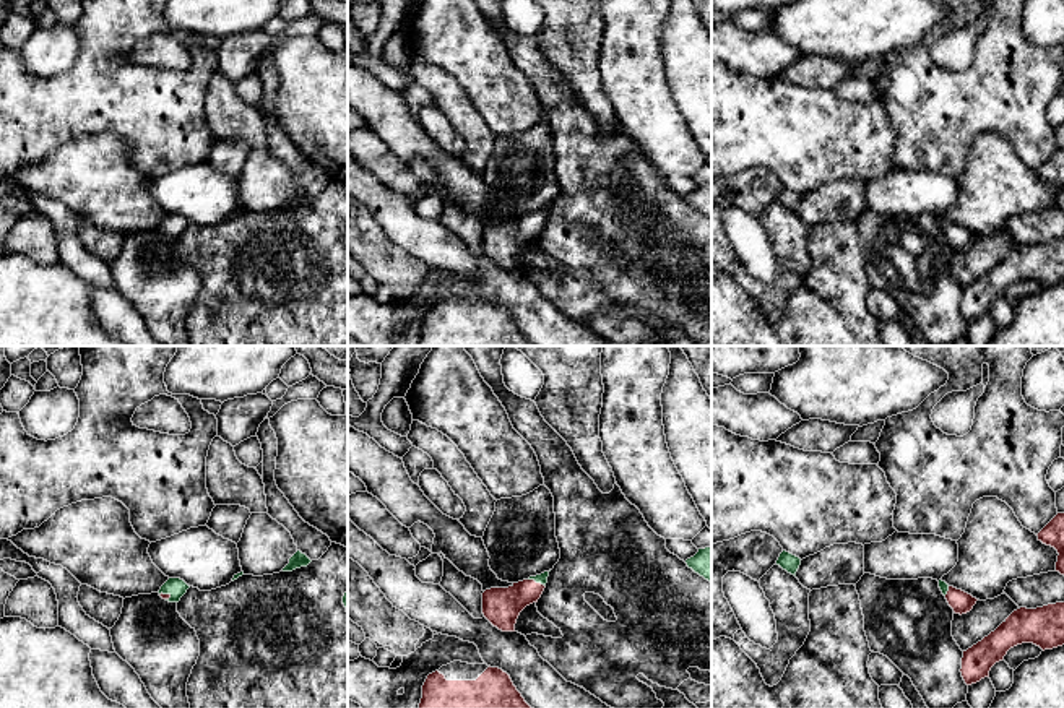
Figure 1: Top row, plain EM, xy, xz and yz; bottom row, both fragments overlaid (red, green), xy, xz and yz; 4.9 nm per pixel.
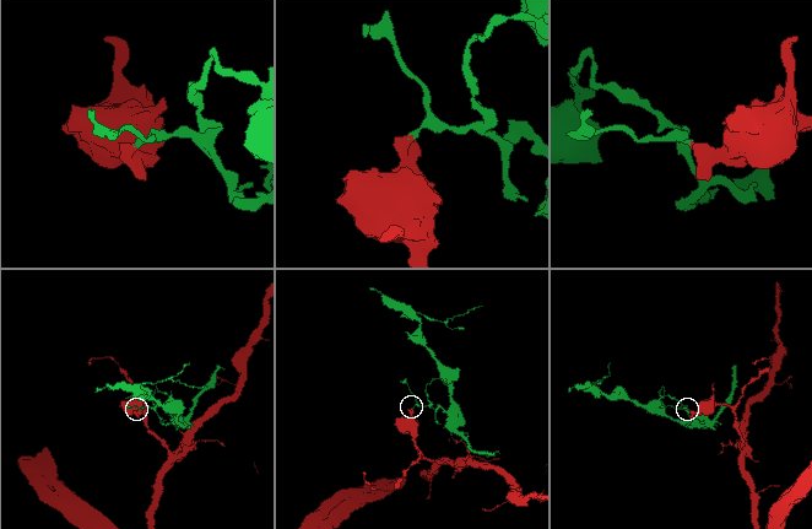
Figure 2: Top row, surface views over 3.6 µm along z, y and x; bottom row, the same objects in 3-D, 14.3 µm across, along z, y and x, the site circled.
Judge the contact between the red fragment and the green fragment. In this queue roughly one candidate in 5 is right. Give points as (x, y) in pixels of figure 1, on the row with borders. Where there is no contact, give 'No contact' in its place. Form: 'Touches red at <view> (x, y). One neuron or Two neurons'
Touches red at xy (166, 595). Two neurons

